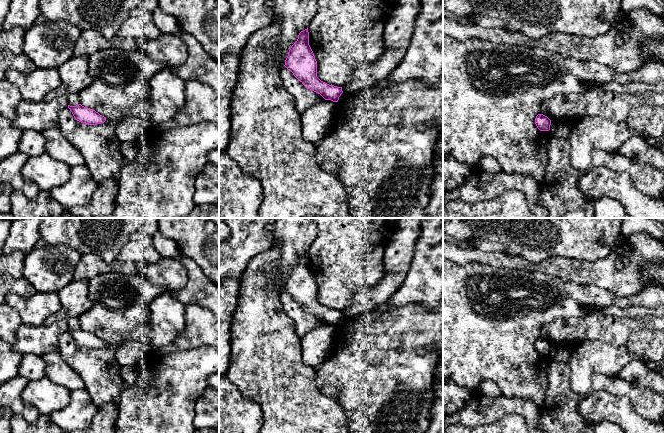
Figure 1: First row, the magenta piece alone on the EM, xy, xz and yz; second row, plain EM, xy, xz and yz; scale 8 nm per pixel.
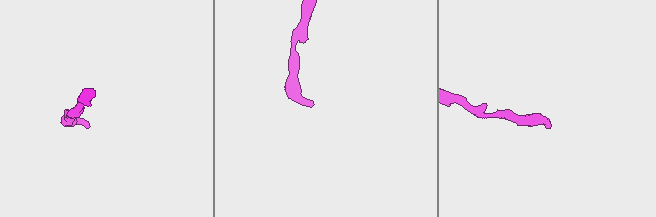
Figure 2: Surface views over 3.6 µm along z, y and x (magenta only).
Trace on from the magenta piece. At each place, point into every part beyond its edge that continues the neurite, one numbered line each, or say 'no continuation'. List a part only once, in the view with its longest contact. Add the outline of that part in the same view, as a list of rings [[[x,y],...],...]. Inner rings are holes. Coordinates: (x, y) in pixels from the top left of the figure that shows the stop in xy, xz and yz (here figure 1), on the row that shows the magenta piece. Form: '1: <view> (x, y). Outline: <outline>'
no continuation

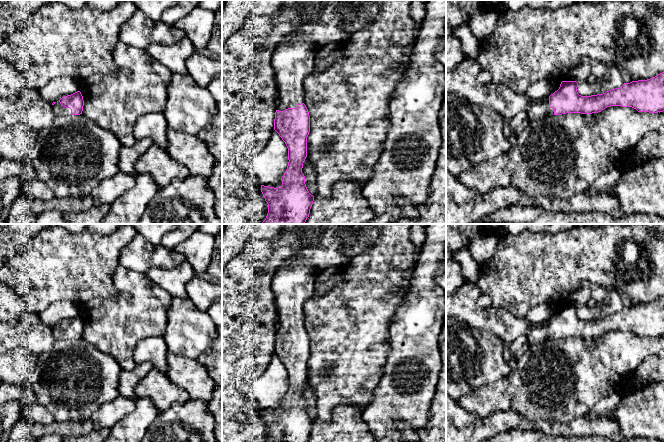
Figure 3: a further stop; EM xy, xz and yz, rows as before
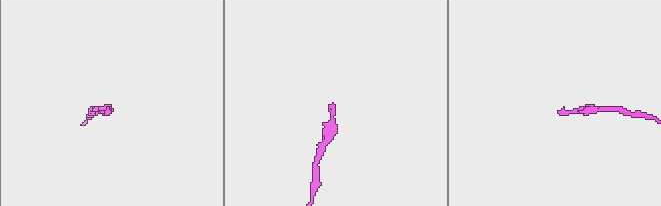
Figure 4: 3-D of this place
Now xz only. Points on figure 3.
1: xz (294, 60). Outline: [[[292,32],[287,41],[282,43],[272,55],[272,66],[275,72],[278,103],[276,110],[284,111],[305,104],[304,80],[313,73],[317,51],[311,43],[303,38],[300,32]]]

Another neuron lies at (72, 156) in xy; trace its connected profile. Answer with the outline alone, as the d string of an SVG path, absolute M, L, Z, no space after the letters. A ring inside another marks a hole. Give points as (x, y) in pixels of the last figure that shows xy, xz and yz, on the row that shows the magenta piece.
M82 114L55 116L52 125L38 133L35 146L29 152L25 162L35 168L38 178L52 189L55 198L77 202L82 197L90 195L102 180L112 178L120 172L117 162L121 147L112 132L99 127Z

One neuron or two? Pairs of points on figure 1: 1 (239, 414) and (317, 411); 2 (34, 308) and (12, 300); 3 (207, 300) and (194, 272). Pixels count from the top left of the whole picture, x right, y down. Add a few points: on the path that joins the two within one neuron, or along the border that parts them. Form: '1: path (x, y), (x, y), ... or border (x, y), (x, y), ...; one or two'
1: border (245, 397), (259, 405), (264, 422); two
2: path (29, 309), (25, 309), (17, 302); one
3: path (202, 293), (199, 290), (196, 279); one

